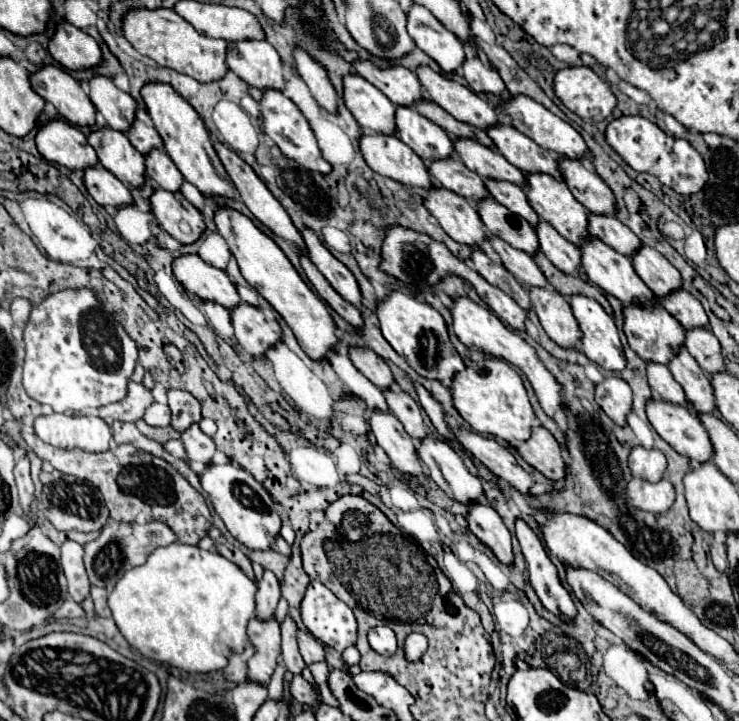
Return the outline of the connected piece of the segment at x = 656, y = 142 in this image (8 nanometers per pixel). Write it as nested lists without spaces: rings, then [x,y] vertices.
[[[629,115],[629,117],[613,119],[607,125],[605,135],[607,135],[607,143],[635,171],[645,171],[645,173],[657,177],[663,185],[671,187],[675,193],[681,193],[681,195],[697,193],[707,183],[707,169],[705,169],[703,157],[697,153],[697,149],[691,147],[691,143],[685,139],[673,139],[673,137],[665,135],[655,123],[651,123],[645,117]]]

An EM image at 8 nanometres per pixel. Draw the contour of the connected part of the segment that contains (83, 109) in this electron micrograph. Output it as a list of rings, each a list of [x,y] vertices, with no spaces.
[[[45,65],[39,73],[31,75],[31,83],[35,93],[41,95],[45,101],[53,103],[61,117],[67,119],[71,125],[95,125],[95,105],[85,95],[81,85],[61,67]]]

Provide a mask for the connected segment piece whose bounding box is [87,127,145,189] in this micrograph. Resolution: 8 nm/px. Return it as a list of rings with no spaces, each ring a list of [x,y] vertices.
[[[105,127],[93,131],[87,139],[89,145],[97,151],[99,163],[119,181],[137,189],[145,185],[145,157],[139,151],[133,151],[133,145],[129,143],[127,135]]]

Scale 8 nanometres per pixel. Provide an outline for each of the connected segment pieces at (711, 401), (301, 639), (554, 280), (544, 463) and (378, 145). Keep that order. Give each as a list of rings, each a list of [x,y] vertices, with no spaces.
[[[681,347],[681,355],[669,363],[669,371],[675,381],[683,387],[687,401],[693,405],[695,413],[713,413],[715,411],[715,395],[711,387],[711,379],[697,367],[697,361]]]
[[[297,631],[297,645],[299,645],[299,653],[307,665],[325,659],[323,645],[313,635],[309,635],[305,631]]]
[[[537,253],[533,259],[535,259],[535,263],[539,265],[539,269],[545,273],[549,285],[551,285],[557,293],[561,293],[563,297],[571,297],[571,295],[591,297],[591,299],[595,299],[609,315],[613,315],[613,309],[611,309],[611,305],[607,303],[607,299],[605,299],[605,295],[603,295],[601,289],[593,287],[591,283],[583,281],[581,277],[573,277],[573,275],[561,273],[543,253]]]
[[[541,425],[531,429],[531,437],[517,447],[519,455],[545,477],[561,483],[565,479],[565,461],[561,455],[561,447],[555,437]]]
[[[365,133],[359,143],[367,165],[375,173],[391,177],[407,187],[419,187],[425,191],[433,187],[427,165],[397,135]]]

